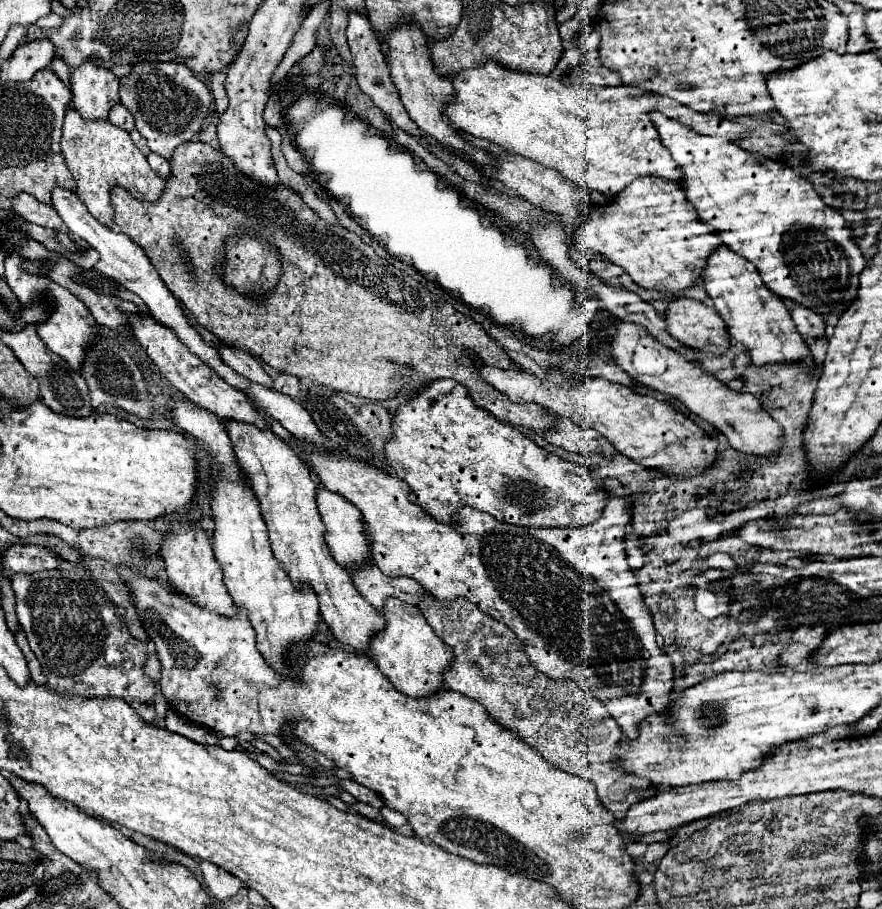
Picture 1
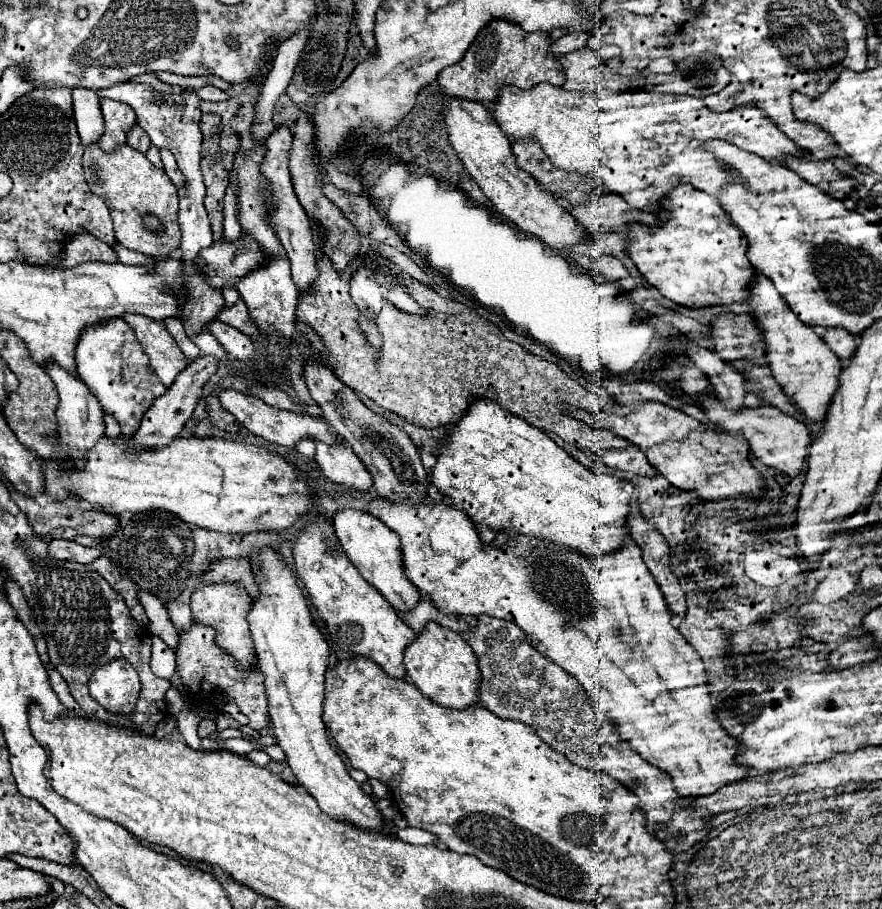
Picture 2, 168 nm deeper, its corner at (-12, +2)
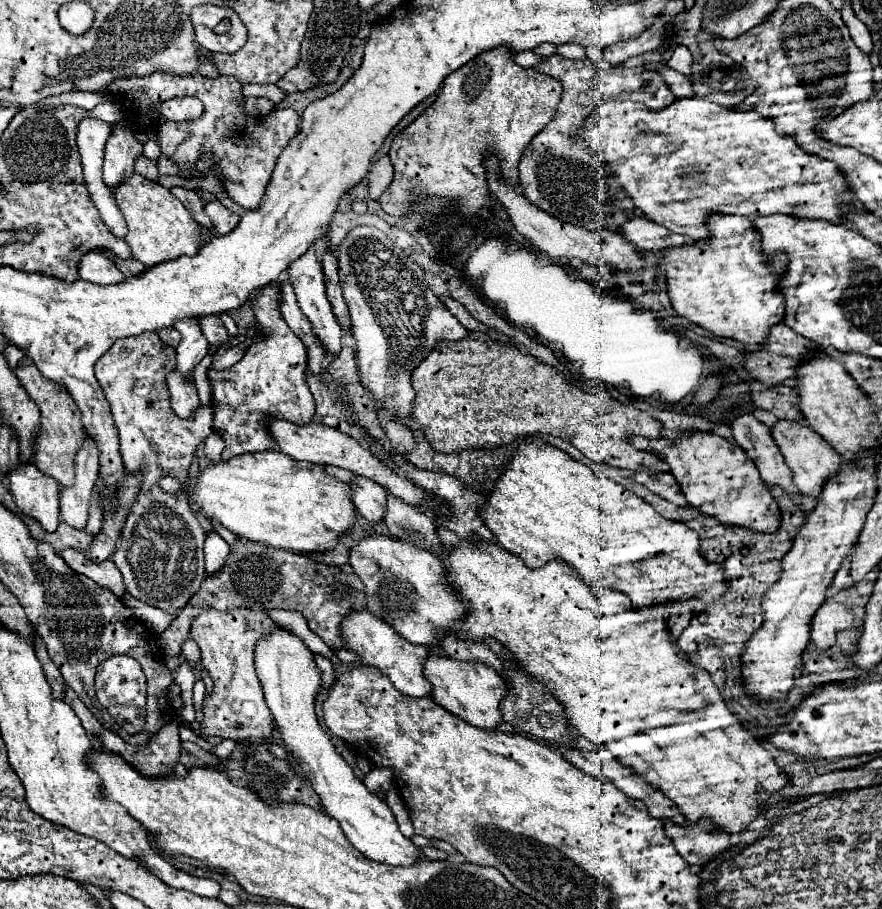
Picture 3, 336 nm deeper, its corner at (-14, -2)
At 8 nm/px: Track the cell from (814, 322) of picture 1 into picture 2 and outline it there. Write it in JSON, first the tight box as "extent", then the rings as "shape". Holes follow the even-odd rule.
{"extent":[823,330,859,360],"shape":[[[825,330],[823,340],[841,360],[851,360],[851,356],[855,354],[855,350],[859,346],[859,338],[855,338],[853,334],[849,334],[845,330]]]}

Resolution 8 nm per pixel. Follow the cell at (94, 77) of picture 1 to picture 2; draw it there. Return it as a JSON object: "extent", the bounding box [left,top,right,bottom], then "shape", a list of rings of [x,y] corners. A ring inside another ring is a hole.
{"extent":[99,100,137,152],"shape":[[[101,100],[101,110],[105,118],[105,134],[99,140],[103,152],[113,152],[127,142],[127,132],[137,124],[133,108],[113,100]]]}

